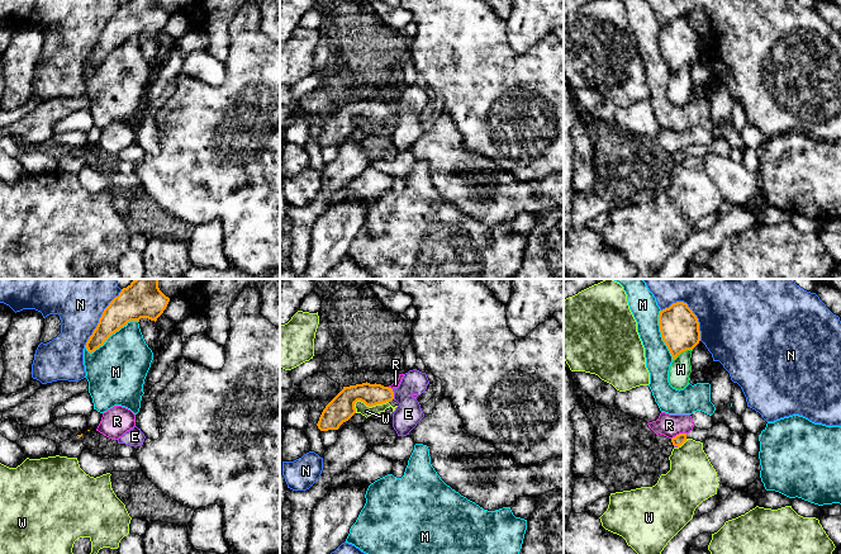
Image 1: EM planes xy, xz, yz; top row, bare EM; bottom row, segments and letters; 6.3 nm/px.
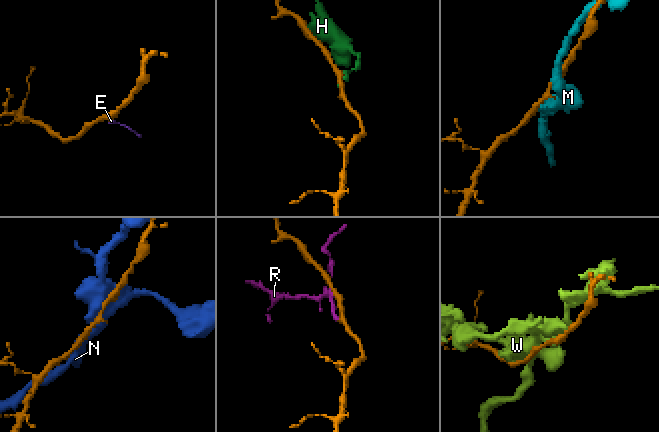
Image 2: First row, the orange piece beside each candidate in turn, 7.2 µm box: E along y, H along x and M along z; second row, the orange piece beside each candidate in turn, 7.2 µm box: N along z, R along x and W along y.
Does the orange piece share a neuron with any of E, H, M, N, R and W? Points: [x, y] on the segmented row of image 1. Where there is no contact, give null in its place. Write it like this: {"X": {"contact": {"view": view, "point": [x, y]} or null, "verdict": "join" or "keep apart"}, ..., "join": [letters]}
{"E": {"contact": {"view": "xz", "point": [393, 394]}, "verdict": "join"}, "H": {"contact": {"view": "yz", "point": [682, 351]}, "verdict": "keep apart"}, "M": {"contact": {"view": "xy", "point": [112, 334]}, "verdict": "keep apart"}, "N": {"contact": {"view": "yz", "point": [690, 309]}, "verdict": "keep apart"}, "R": {"contact": {"view": "yz", "point": [679, 434]}, "verdict": "keep apart"}, "W": {"contact": {"view": "xz", "point": [366, 405]}, "verdict": "keep apart"}, "join": ["E"]}

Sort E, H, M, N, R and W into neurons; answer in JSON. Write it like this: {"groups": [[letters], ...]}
{"groups": [["E"], ["H"], ["M"], ["N"], ["R"], ["W"]]}

